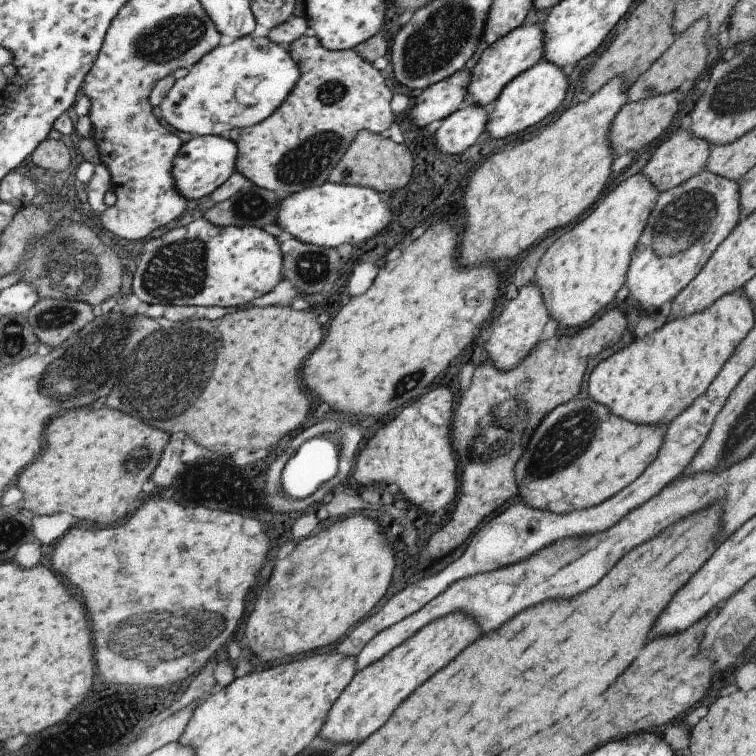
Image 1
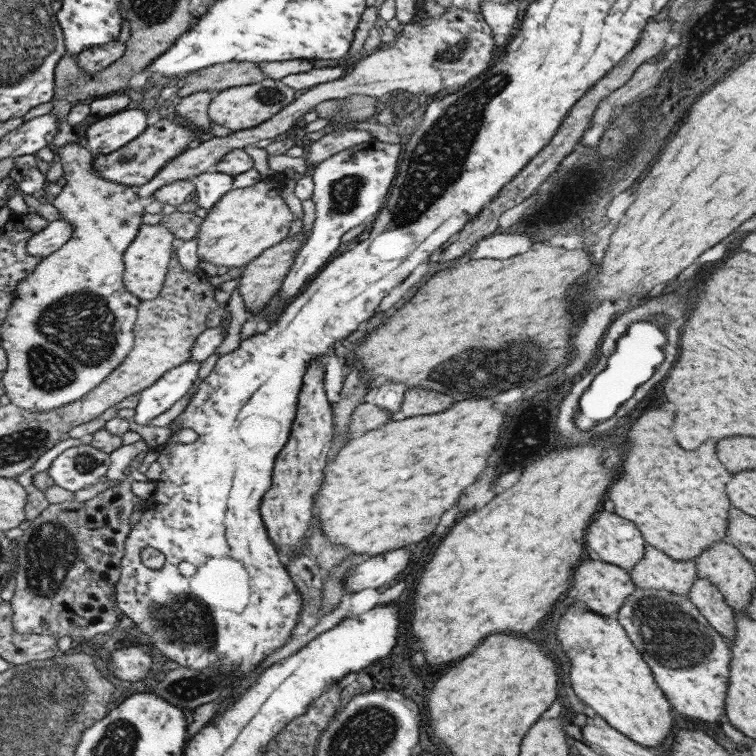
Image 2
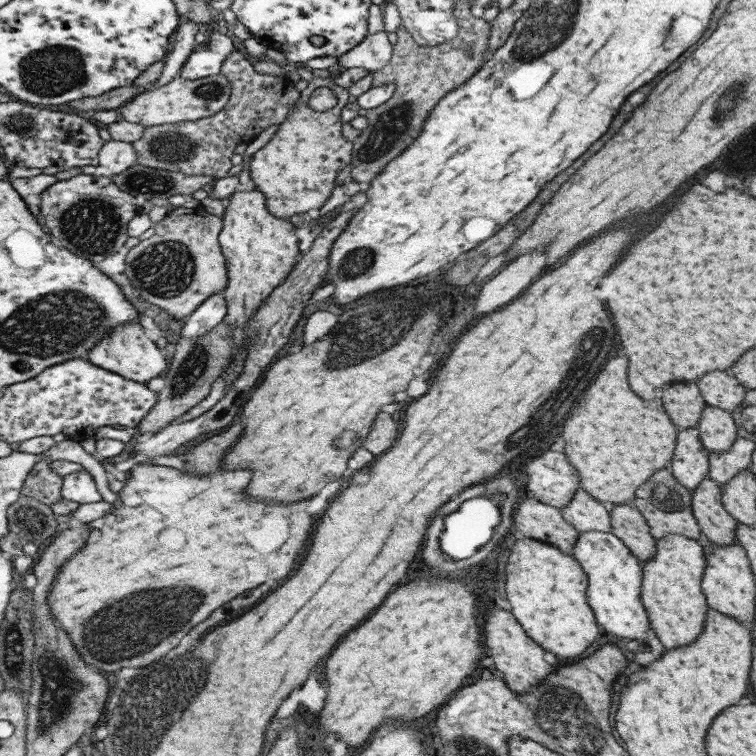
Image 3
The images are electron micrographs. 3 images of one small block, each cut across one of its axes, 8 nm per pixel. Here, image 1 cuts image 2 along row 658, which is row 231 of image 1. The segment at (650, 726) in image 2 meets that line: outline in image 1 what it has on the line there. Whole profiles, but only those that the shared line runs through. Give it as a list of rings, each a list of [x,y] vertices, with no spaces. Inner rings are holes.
[[[637,172],[605,194],[585,218],[574,221],[571,228],[545,250],[532,282],[540,288],[550,318],[558,322],[557,328],[580,329],[613,305],[613,296],[624,284],[631,253],[658,194],[648,178]]]

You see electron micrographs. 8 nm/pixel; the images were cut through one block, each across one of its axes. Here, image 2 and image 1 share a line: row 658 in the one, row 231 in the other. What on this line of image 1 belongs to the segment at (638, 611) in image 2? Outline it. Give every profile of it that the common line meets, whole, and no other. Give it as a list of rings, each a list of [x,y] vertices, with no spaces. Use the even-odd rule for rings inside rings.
[[[707,169],[699,171],[695,176],[673,188],[659,192],[655,206],[647,217],[642,233],[631,253],[631,260],[624,278],[624,284],[629,290],[628,295],[635,298],[643,310],[650,313],[663,302],[673,298],[693,277],[703,268],[711,253],[719,243],[733,230],[739,222],[740,206],[737,181],[729,180]]]

